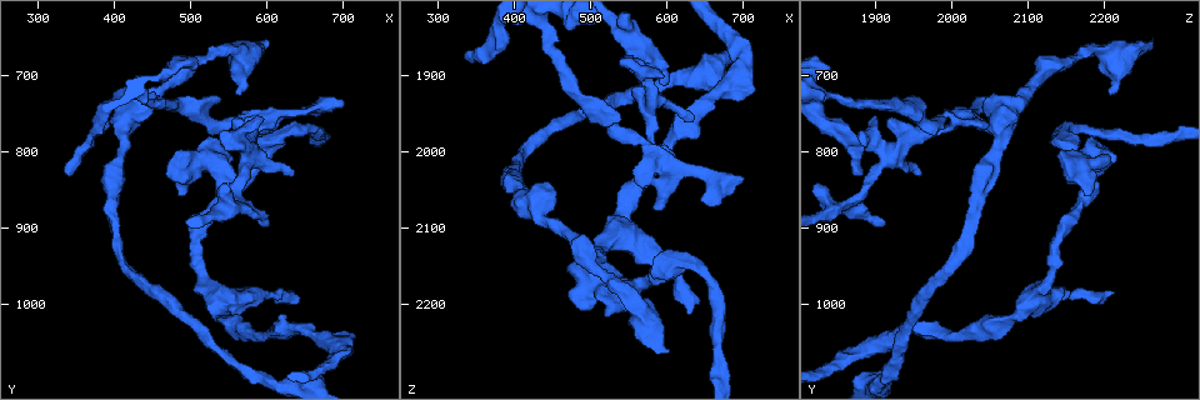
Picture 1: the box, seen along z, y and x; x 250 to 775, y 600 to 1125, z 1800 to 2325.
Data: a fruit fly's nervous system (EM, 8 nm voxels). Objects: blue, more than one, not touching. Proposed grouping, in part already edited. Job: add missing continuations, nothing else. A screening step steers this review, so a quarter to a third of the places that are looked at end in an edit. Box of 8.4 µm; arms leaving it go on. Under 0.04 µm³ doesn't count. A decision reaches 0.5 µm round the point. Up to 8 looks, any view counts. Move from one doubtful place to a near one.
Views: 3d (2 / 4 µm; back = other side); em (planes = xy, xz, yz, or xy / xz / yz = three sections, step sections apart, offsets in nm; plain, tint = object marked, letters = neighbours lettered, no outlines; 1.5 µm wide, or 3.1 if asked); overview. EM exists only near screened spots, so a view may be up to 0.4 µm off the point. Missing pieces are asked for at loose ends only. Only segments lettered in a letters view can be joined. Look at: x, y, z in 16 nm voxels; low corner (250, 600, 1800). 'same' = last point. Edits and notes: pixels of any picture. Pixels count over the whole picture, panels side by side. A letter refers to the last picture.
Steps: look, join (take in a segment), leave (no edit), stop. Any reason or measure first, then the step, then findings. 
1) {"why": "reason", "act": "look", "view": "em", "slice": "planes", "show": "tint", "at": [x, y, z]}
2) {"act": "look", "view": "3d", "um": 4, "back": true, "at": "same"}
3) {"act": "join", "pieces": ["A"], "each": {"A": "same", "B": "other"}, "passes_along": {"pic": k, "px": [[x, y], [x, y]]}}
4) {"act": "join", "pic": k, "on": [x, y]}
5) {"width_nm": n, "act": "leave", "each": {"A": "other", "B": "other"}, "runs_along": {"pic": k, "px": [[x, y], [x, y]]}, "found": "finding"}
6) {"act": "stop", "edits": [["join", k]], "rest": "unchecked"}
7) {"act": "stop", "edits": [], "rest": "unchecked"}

{"act": "look", "view": "3d", "um": 4, "at": [635, 825, 1955]}

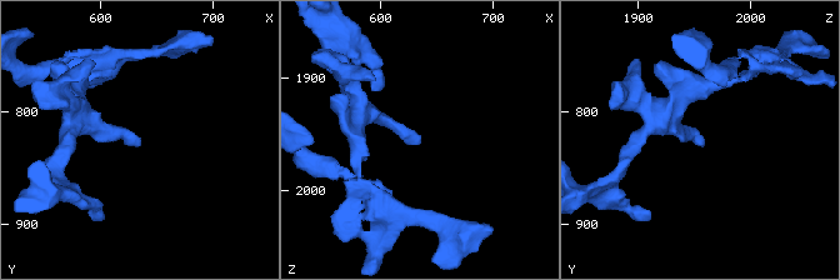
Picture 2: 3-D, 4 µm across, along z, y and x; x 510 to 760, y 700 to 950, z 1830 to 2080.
{"act": "look", "view": "em", "slice": "planes", "show": "plain", "at": [636, 828, 1958]}

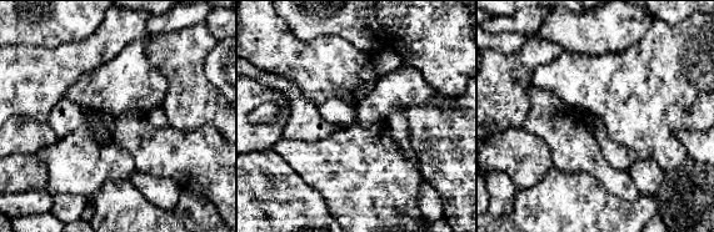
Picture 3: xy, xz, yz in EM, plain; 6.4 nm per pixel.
{"why": "what lies round it", "act": "look", "view": "em", "slice": "planes", "show": "letters", "at": "same"}

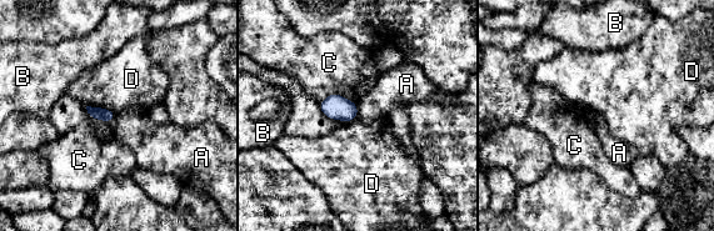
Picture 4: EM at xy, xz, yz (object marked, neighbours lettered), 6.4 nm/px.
{"longest_contact_nm": ["C", 240], "act": "leave", "each": {"A": "other", "B": "other", "C": "other", "D": "other"}, "found": "no lettered segment goes on from it"}

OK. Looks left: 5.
{"why": "free end", "act": "look", "view": "em", "slice": "planes", "show": "letters", "at": [600, 650, 2265]}

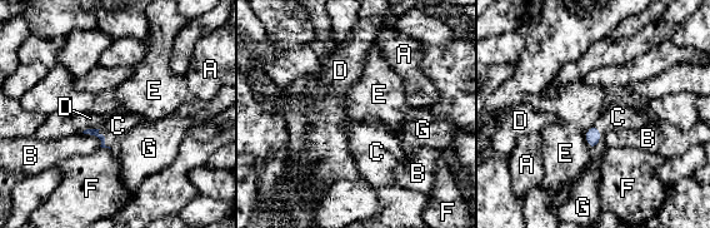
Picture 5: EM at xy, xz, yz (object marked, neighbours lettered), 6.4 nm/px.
{"act": "join", "pieces": ["C"], "each": {"A": "other", "B": "other", "C": "same", "D": "other", "E": "other", "F": "other", "G": "other"}, "passes_along": {"pic": 5, "px": [[93, 132], [104, 139], [118, 125]]}, "found": "it goes on there"}

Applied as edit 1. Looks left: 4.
{"act": "look", "view": "overview"}

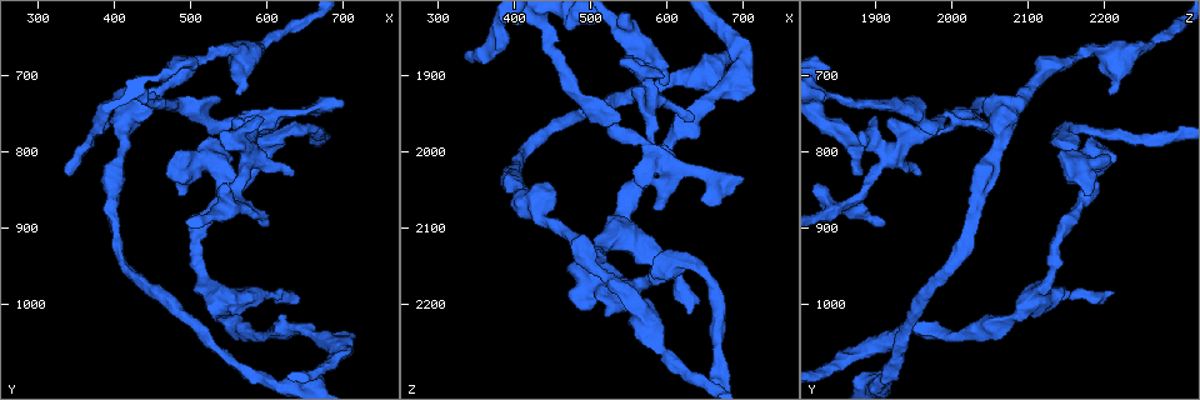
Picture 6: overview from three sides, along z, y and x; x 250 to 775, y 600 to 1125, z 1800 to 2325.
{"why": "long arm stops here", "act": "look", "view": "em", "slice": "xz", "step": 8, "show": "tint", "at": [345, 830, 1880]}

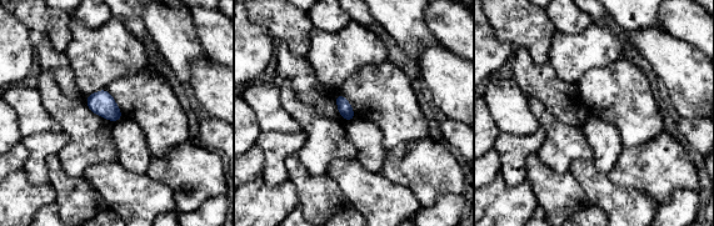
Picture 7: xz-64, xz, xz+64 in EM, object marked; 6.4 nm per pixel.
{"act": "look", "view": "em", "slice": "xz", "step": 8, "show": "letters", "at": "same"}

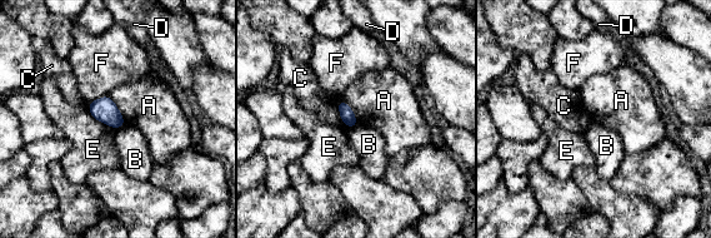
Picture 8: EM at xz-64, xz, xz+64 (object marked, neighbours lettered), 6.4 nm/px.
{"longest_contact_nm": ["E", 220], "act": "leave", "each": {"A": "other", "B": "other", "C": "other", "D": "other", "E": "other", "F": "other"}, "border": {"pic": 8, "px": [[108, 95], [125, 124]]}, "found": "no lettered segment goes on from it"}

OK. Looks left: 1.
{"act": "stop", "edits": [["join", 5]], "rest": "unchecked"}

